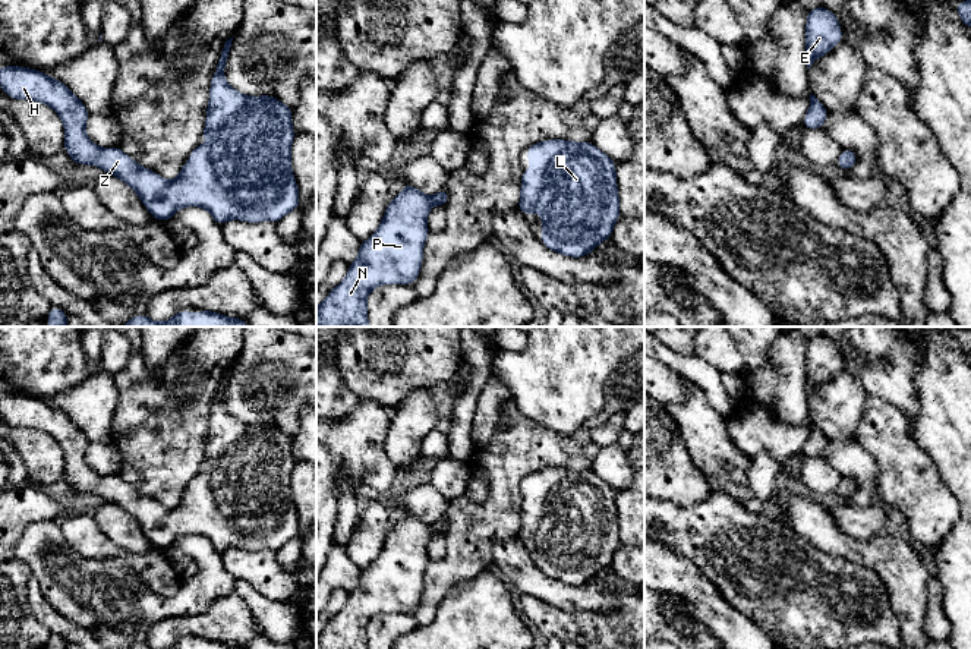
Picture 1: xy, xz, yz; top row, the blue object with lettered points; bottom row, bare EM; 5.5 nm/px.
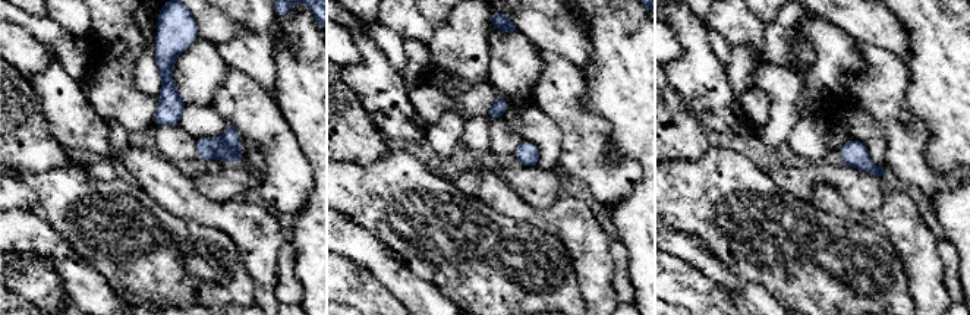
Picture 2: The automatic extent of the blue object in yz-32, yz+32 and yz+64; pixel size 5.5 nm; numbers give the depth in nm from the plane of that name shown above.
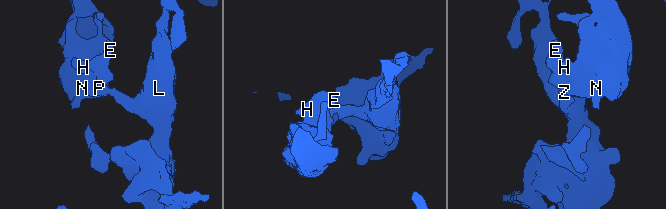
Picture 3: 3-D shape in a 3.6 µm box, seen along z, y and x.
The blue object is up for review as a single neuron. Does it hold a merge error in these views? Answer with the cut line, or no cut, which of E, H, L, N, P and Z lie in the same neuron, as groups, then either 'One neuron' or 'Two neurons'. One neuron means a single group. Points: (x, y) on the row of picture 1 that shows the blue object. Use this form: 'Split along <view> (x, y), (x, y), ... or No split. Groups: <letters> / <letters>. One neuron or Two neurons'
No split. Groups: E H L N P Z. One neuron

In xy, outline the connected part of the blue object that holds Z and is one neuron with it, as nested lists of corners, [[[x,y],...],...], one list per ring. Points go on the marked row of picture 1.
[[[233,37],[226,41],[217,69],[211,78],[202,139],[212,145],[196,145],[190,161],[185,163],[176,180],[164,180],[155,171],[139,166],[119,147],[100,148],[85,133],[89,117],[82,101],[59,79],[38,69],[0,66],[0,88],[13,100],[40,101],[51,107],[64,126],[63,148],[73,164],[98,166],[130,186],[155,220],[163,223],[186,207],[207,209],[221,227],[228,220],[246,223],[271,221],[277,224],[290,211],[297,209],[300,193],[291,170],[291,144],[296,136],[293,110],[271,95],[250,97],[240,94],[226,82],[224,67]]]

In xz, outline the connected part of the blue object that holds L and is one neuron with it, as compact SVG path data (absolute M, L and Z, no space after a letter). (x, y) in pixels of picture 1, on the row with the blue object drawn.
M549 139L527 149L532 170L521 173L518 211L523 215L542 212L542 245L570 258L583 258L611 239L620 218L620 195L615 161L596 148L592 141L574 142Z

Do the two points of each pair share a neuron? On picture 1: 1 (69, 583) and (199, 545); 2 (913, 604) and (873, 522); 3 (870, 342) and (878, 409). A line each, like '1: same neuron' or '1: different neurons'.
1: same neuron
2: different neurons
3: different neurons

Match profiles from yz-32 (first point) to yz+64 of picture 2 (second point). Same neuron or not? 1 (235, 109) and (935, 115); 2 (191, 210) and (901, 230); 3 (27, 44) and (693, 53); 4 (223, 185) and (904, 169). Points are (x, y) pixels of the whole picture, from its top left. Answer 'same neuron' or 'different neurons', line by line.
1: different neurons
2: same neuron
3: different neurons
4: different neurons

